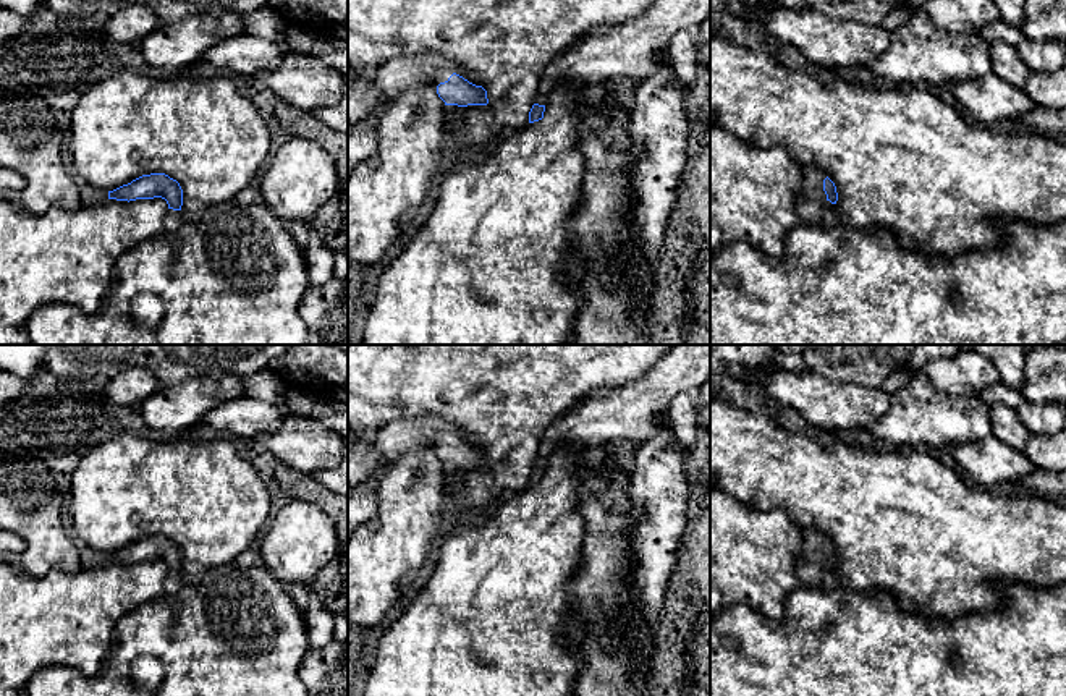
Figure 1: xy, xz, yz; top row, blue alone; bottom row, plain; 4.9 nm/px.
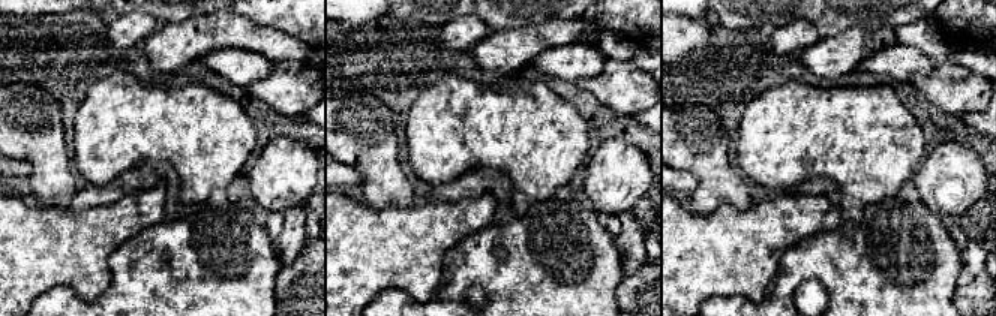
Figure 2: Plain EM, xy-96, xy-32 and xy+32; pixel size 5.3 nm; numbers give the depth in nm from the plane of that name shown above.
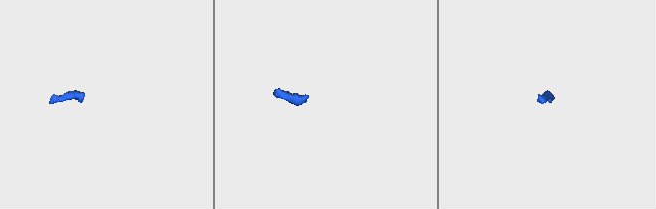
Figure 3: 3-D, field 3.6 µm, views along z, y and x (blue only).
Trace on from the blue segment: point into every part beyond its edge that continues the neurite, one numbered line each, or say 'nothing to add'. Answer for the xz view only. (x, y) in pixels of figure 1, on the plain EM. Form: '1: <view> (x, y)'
1: xz (631, 411)
2: xz (393, 439)

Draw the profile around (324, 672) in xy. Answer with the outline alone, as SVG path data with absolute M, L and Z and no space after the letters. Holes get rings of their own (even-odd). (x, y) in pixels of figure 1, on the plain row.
M335 638L309 651L299 665L307 696L348 696L348 643Z

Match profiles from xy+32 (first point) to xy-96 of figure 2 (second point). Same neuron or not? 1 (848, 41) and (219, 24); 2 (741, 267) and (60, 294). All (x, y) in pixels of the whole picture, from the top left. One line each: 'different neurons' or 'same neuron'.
1: same neuron
2: different neurons

